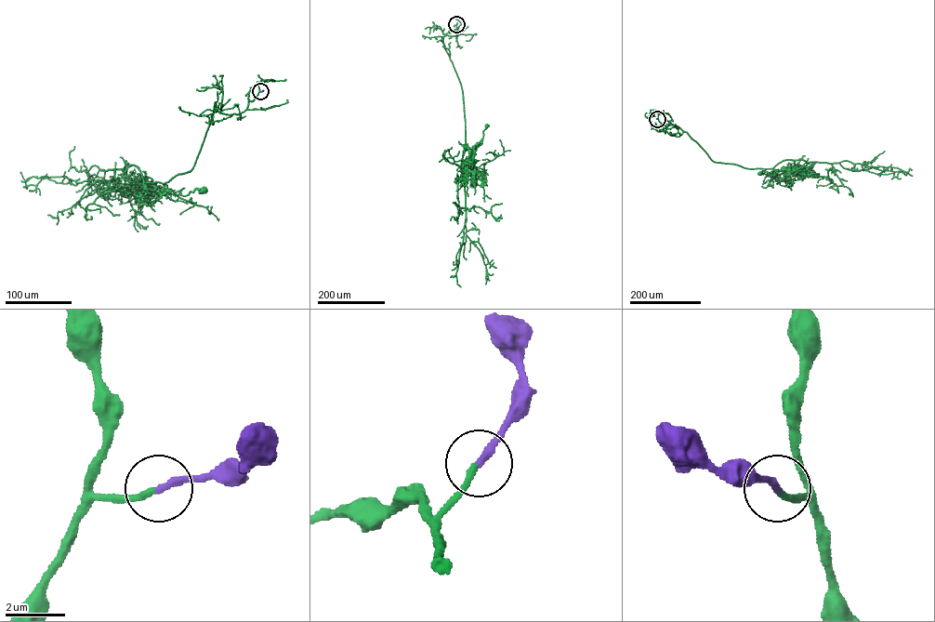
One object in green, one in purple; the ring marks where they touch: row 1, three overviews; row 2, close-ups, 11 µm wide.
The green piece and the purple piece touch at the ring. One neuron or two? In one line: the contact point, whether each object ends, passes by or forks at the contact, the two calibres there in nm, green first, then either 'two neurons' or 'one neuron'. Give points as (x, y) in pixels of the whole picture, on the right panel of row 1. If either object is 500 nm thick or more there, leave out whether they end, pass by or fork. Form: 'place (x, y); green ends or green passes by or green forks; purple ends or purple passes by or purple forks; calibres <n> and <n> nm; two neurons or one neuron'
place (657, 119); green ends; purple ends; calibres 200 and 240 nm; one neuron

